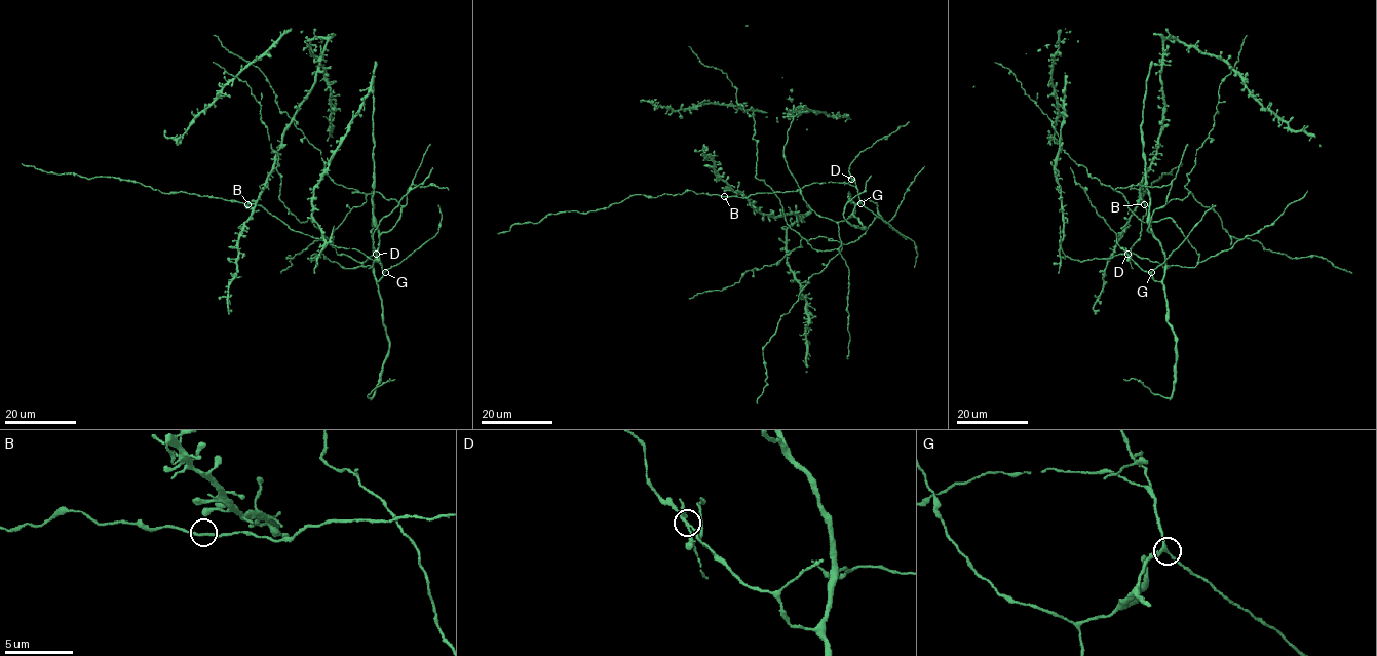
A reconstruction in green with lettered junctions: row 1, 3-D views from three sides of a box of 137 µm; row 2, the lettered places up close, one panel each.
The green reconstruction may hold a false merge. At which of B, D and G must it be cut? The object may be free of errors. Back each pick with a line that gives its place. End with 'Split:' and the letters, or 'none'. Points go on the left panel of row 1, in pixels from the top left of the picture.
D: at (376, 254)
Split: D

